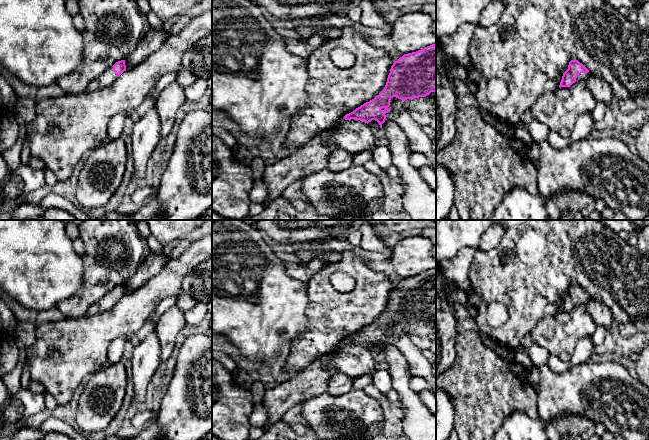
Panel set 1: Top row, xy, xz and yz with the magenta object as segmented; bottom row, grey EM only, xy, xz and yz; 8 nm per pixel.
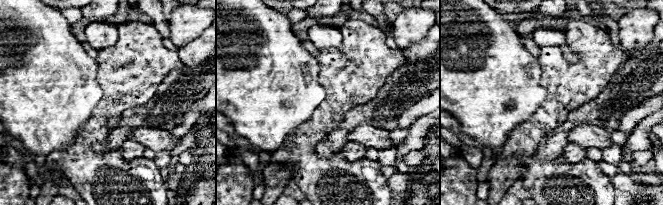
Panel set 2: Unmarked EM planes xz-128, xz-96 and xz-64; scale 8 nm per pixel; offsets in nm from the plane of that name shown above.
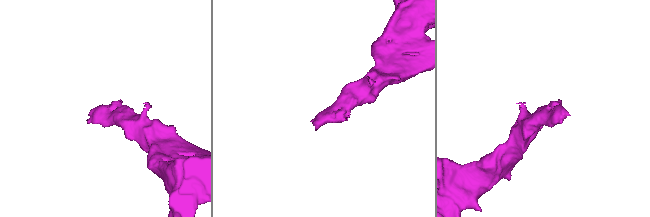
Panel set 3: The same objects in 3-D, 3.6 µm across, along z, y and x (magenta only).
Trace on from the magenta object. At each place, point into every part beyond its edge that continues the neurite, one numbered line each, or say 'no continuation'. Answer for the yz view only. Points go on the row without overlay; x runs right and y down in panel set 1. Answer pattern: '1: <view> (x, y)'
1: yz (583, 300)

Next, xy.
1: xy (107, 301)

